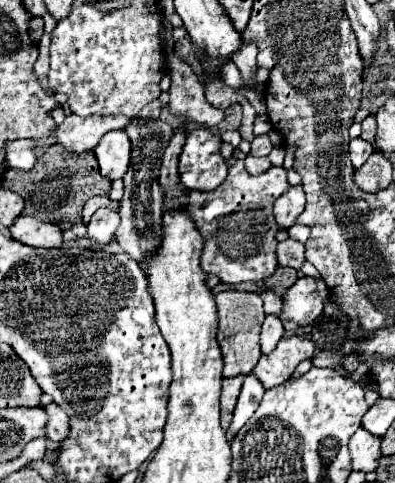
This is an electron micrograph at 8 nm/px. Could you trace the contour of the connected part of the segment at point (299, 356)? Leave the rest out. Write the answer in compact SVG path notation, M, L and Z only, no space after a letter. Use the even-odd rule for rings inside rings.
M291 336L283 338L269 356L261 356L253 374L263 382L265 388L275 388L291 378L297 364L311 358L317 346L311 338Z

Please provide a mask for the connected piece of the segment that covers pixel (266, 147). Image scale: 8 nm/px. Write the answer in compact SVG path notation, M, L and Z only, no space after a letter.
M257 136L253 142L251 142L251 156L269 156L273 144L269 140L269 136Z

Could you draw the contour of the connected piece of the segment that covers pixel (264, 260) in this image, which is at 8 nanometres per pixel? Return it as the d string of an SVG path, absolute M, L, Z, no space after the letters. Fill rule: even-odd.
M237 160L231 168L229 174L225 178L225 182L211 190L211 192L189 192L189 204L187 204L187 212L193 216L197 230L201 232L201 236L205 238L205 248L201 254L201 268L209 274L215 274L221 278L221 282L225 284L239 284L239 282L257 282L263 278L273 276L273 272L277 270L277 256L275 256L275 248L277 248L277 240L275 234L279 230L275 218L273 218L273 202L283 196L289 190L289 182L287 182L287 172L283 168L271 168L259 176L251 176L245 170L243 160Z

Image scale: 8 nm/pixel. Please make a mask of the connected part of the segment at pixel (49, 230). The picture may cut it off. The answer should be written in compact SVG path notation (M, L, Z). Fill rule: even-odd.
M19 216L9 228L11 236L27 246L35 248L61 248L63 230L57 224L41 222L33 216Z

